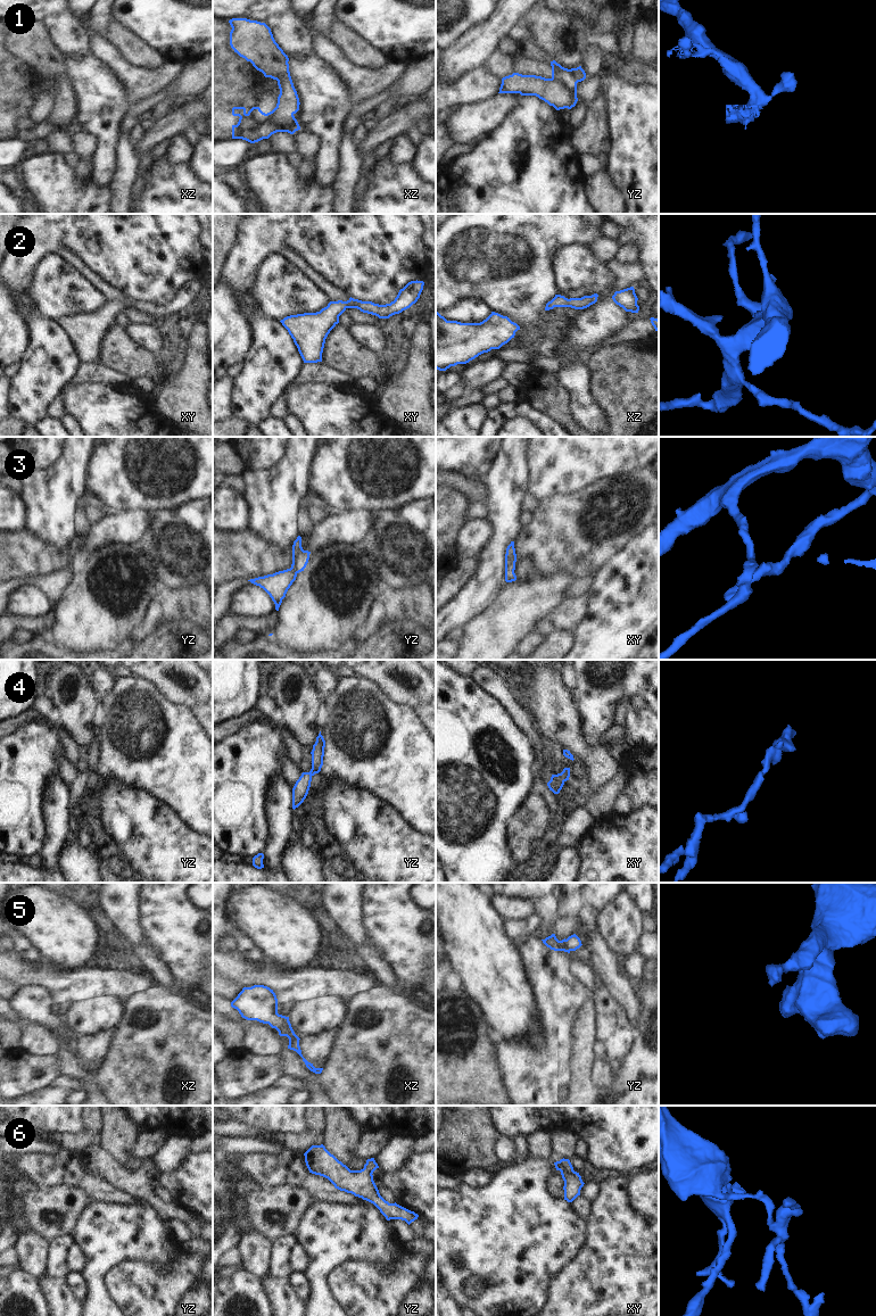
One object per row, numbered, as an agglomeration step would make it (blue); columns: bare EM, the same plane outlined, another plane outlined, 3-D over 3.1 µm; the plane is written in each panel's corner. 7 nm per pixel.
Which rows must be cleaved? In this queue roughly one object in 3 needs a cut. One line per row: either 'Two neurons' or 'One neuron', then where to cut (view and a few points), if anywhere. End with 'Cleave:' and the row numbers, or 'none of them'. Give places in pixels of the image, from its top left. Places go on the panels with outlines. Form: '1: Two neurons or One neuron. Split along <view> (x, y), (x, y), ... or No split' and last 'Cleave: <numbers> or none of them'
1: One neuron. No split
2: One neuron. No split
3: One neuron. No split
4: One neuron. No split
5: One neuron. No split
6: One neuron. No split
Cleave: none of them.

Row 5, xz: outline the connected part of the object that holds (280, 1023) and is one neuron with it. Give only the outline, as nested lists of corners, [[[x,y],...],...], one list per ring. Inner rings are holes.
[[[264,985],[243,987],[231,1002],[231,1007],[237,1009],[242,1018],[268,1024],[279,1032],[280,1036],[287,1036],[289,1038],[288,1049],[296,1051],[311,1071],[322,1073],[323,1068],[315,1068],[303,1057],[299,1046],[300,1038],[295,1034],[289,1017],[278,1013],[278,999],[273,990]]]

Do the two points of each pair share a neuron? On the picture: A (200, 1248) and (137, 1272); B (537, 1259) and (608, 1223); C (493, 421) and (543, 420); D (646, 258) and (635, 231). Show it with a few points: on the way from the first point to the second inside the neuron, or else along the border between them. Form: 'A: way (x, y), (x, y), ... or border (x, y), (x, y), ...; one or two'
A: border (183, 1244), (189, 1250), (197, 1251), (200, 1255); two
B: border (586, 1221), (585, 1243), (575, 1257); two
C: way (504, 411), (526, 411), (530, 414); one
D: way (646, 251), (646, 242), (642, 238); one

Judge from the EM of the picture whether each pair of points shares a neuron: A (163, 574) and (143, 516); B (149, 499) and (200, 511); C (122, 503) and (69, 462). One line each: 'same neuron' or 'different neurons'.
A: different neurons
B: different neurons
C: different neurons

